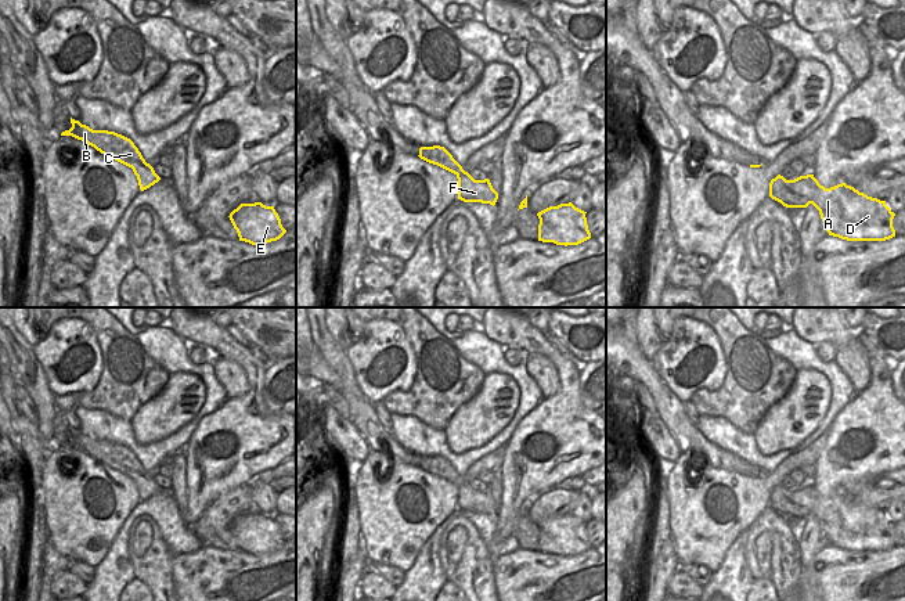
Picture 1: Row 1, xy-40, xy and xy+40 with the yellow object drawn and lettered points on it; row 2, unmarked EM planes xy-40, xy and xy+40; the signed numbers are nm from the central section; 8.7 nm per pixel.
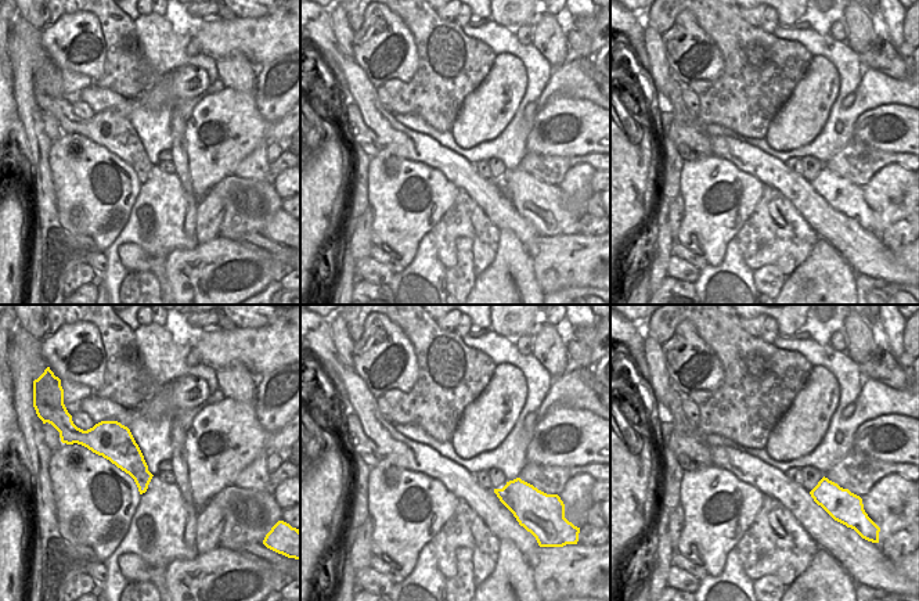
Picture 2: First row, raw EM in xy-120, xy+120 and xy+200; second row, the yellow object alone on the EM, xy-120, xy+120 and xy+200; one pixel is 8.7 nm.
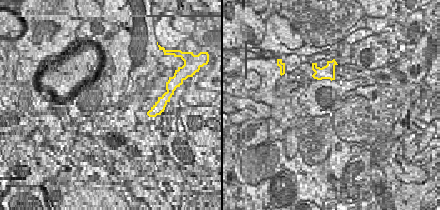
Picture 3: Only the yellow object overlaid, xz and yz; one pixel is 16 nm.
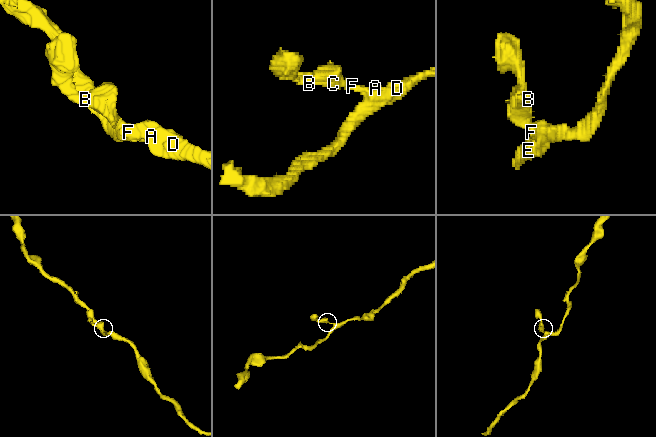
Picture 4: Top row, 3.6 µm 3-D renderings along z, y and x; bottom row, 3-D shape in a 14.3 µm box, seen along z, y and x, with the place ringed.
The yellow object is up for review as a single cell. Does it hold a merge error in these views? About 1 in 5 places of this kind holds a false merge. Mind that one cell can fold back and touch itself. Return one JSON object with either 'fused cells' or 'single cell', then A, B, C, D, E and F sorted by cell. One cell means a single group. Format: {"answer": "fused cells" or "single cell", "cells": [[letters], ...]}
{"answer": "single cell", "cells": [["A", "B", "C", "D", "E", "F"]]}

